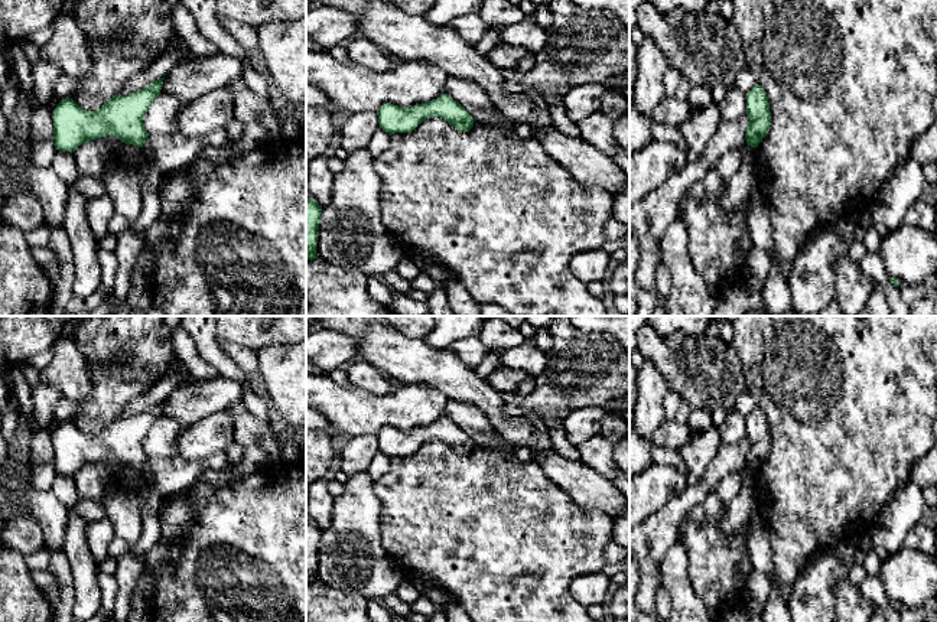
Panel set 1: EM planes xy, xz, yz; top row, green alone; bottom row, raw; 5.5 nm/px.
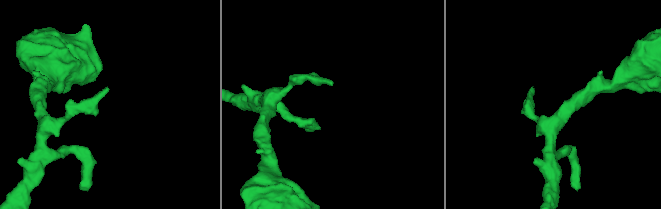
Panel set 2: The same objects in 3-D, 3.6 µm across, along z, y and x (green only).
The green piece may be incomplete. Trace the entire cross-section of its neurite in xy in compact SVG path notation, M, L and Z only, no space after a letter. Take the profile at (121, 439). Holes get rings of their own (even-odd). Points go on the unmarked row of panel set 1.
M163 403L128 419L120 417L97 434L82 433L72 421L62 423L52 439L55 473L75 475L82 466L107 459L143 470L149 459L143 442L159 420Z

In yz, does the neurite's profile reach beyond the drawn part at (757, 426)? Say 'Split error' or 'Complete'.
Complete

